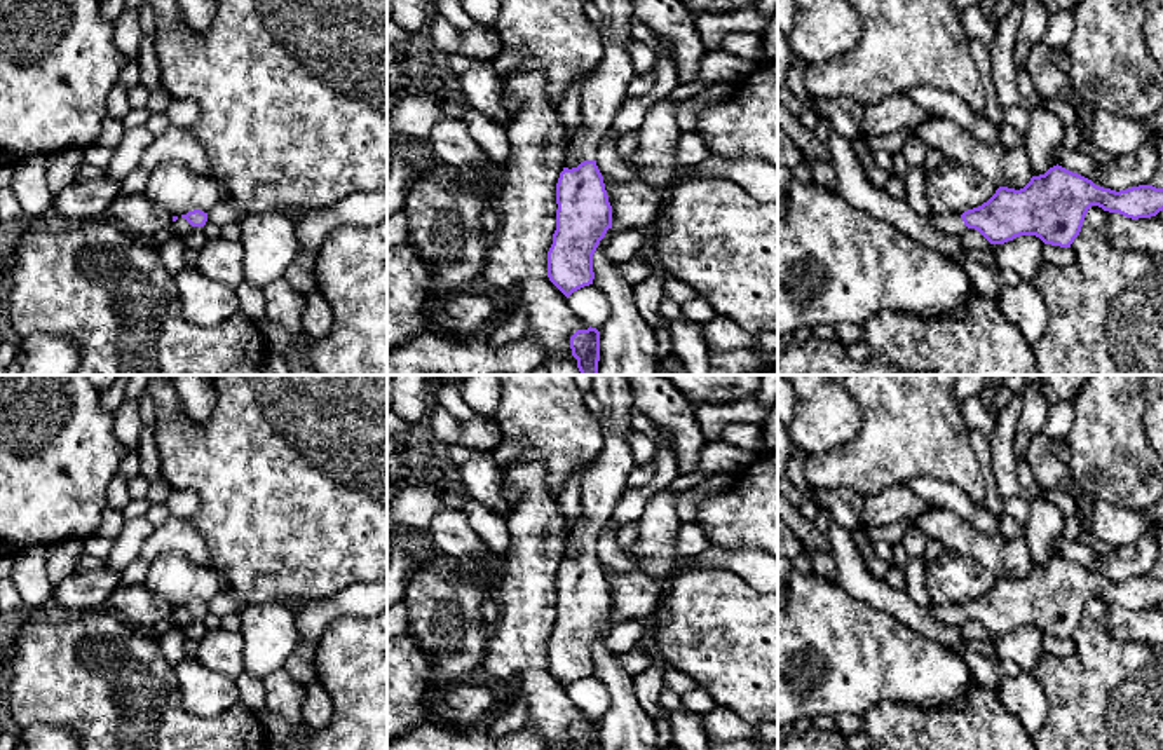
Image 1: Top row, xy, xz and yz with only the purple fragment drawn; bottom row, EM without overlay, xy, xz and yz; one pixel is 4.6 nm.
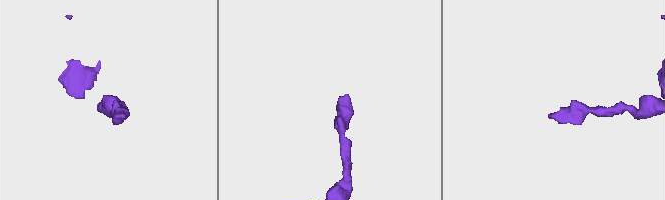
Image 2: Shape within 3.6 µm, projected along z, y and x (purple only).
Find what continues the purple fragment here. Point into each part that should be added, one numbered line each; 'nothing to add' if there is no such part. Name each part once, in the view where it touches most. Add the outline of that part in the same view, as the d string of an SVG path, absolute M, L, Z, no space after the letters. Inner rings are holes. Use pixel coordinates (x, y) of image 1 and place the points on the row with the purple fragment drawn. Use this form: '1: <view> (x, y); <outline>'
1: xz (602, 95); M593 0L603 16L603 58L581 91L582 131L568 138L563 166L572 169L596 159L596 148L626 101L626 89L636 77L628 40L635 37L636 21L631 0Z

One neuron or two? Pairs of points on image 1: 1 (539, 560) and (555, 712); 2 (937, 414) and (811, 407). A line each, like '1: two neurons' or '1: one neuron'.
1: one neuron
2: two neurons

